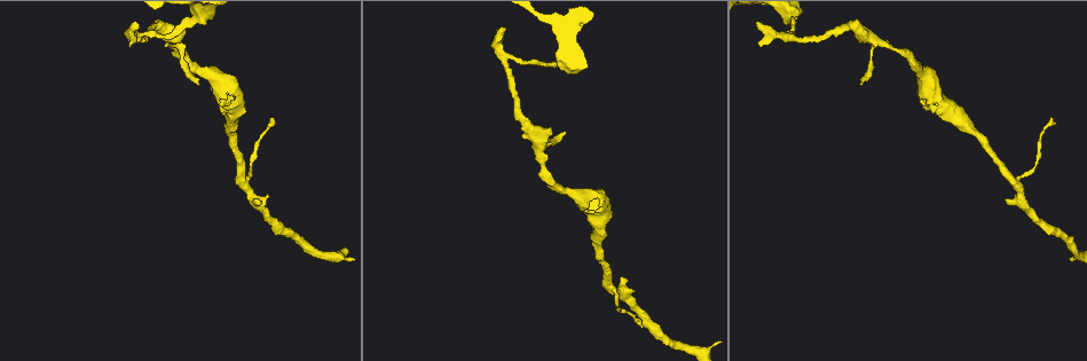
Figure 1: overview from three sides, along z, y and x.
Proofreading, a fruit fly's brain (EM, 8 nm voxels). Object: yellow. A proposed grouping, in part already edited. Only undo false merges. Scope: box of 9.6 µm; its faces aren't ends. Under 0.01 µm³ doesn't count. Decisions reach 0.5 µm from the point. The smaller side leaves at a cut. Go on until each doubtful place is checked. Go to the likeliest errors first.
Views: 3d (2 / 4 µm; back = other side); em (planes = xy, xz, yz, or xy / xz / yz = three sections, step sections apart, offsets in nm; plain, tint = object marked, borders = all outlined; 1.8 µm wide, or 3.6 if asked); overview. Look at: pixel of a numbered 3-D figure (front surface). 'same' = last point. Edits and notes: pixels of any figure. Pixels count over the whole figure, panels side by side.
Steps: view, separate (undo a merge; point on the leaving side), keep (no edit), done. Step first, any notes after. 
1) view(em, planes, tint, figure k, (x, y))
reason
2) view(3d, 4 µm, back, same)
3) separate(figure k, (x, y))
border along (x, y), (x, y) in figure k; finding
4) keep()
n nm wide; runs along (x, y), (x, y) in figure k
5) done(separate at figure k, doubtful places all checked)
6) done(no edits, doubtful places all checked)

view(em, planes, tint, figure 1, (1019, 186))
small branch off a trunk

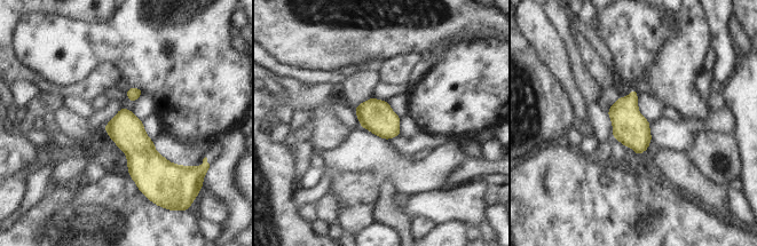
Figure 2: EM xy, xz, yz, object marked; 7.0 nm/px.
keep()
one neuron here

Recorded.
view(em, planes, tint, figure 1, (216, 77))
arms part here

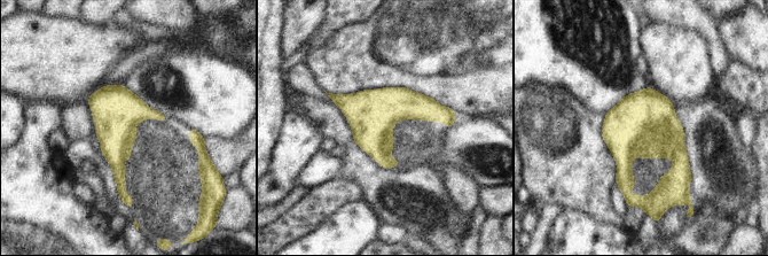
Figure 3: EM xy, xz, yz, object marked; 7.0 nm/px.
keep()
340 nm wide; one neuron here

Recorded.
view(em, xz, step 4, tint, figure 1, (605, 208))
closes a loop

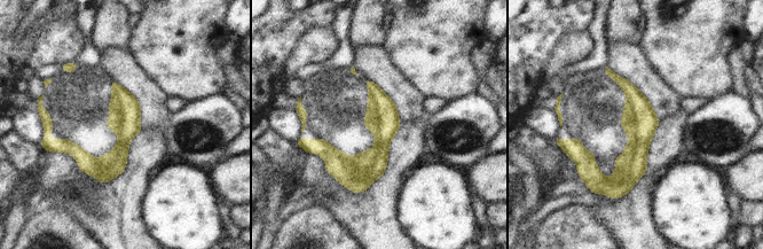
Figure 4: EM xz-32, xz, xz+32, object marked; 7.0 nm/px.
keep()
runs along (135, 102), (105, 163), (56, 145) in figure 4; all the same neuron

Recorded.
view(em, yz, step 8, borders, figure 1, (507, 58))
a fork

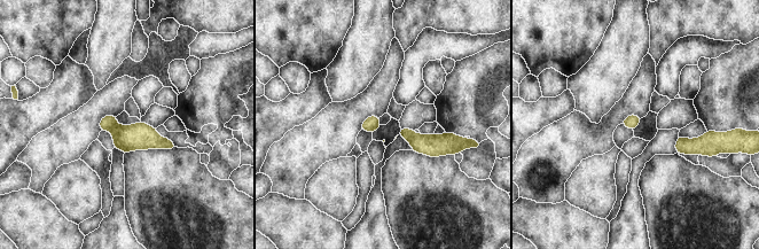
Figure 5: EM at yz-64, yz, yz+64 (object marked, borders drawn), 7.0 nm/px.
view(em, xz, step 16, borders, same)
another direction

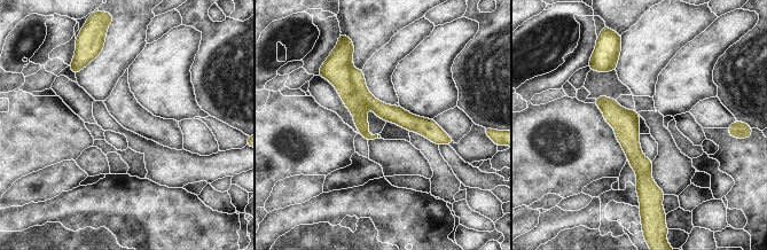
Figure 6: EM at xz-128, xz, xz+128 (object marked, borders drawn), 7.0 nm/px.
separate(figure 6, (380, 109))
a second neuron is stuck on

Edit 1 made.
view(overview)
see it whole again

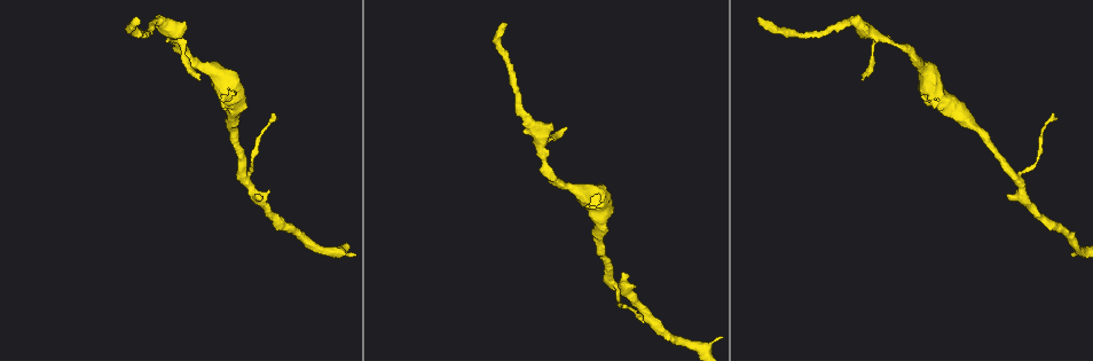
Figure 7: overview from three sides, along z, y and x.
view(em, yz, step 16, borders, figure 7, (172, 36))
a narrow waist

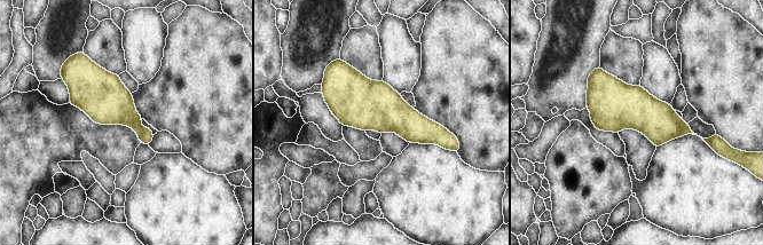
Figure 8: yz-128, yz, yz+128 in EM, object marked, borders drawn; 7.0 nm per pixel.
keep()
200 nm wide; runs along (324, 85), (448, 139) in figure 8; one neuron here

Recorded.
done(separate at figure 6, doubtful places all checked)

